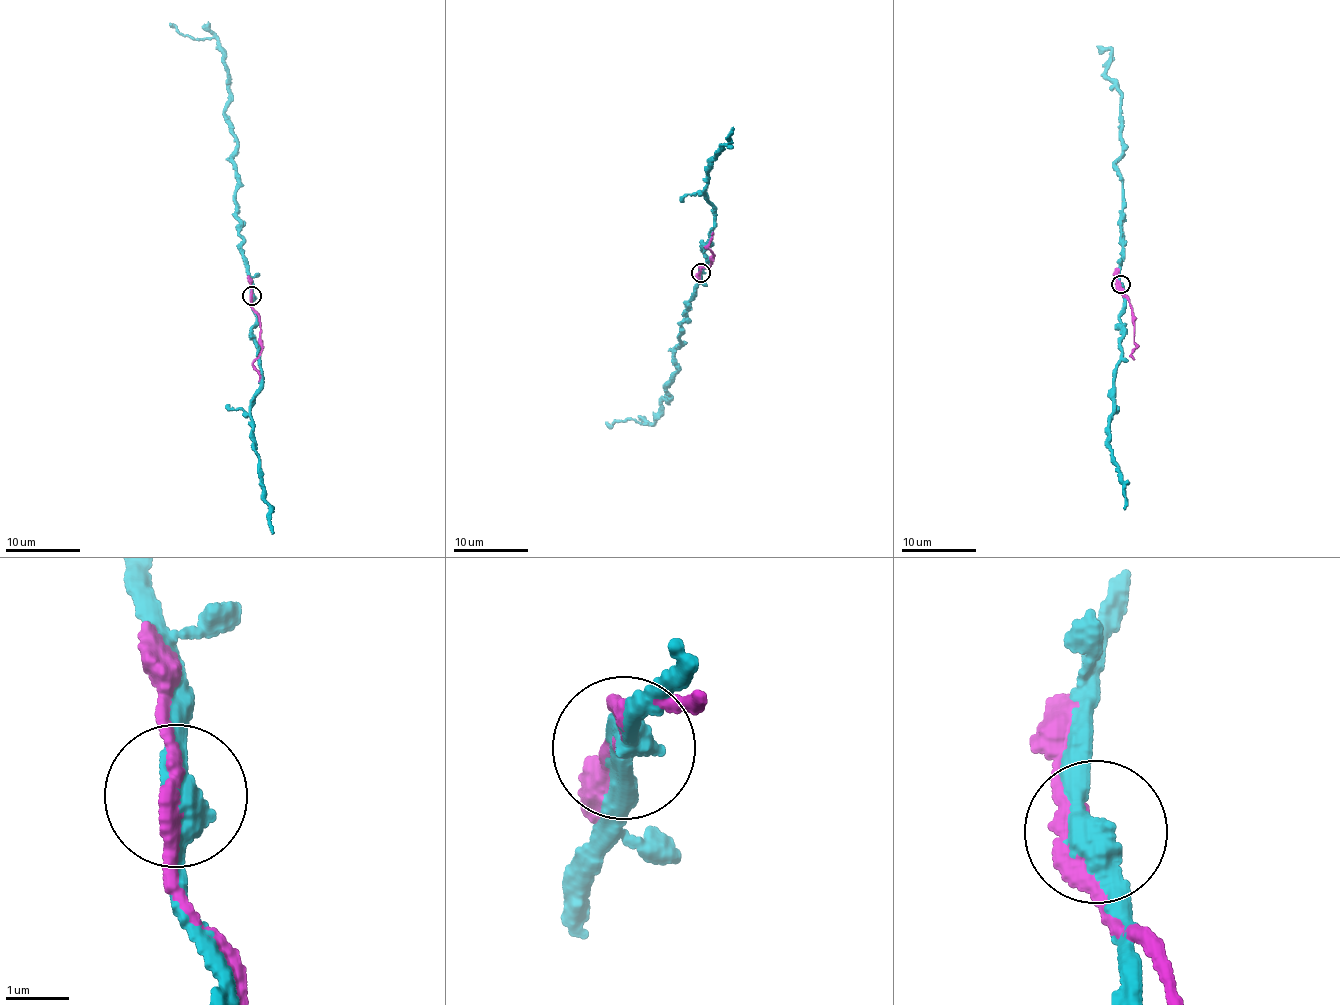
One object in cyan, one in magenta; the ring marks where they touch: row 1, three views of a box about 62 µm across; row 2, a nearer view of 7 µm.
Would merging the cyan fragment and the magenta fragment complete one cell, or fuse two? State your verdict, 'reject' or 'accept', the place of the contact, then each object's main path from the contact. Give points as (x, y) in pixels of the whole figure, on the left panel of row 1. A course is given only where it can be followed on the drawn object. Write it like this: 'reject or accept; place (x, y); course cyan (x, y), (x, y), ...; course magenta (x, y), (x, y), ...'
reject; place (251, 296); course cyan (251, 296), (236, 215), (236, 136), (225, 114), (229, 74), (220, 41), (183, 36), (170, 23); course magenta (251, 296), (253, 309), (260, 323), (262, 352), (252, 363), (260, 374), (258, 381)

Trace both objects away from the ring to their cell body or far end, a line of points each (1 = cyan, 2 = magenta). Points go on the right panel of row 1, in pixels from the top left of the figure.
1: (1120, 285), (1123, 182), (1114, 165), (1121, 148), (1121, 90), (1106, 77), (1111, 51), (1108, 68), (1102, 65)
2: (1120, 285), (1122, 296), (1130, 302), (1137, 348), (1132, 352), (1133, 360)

